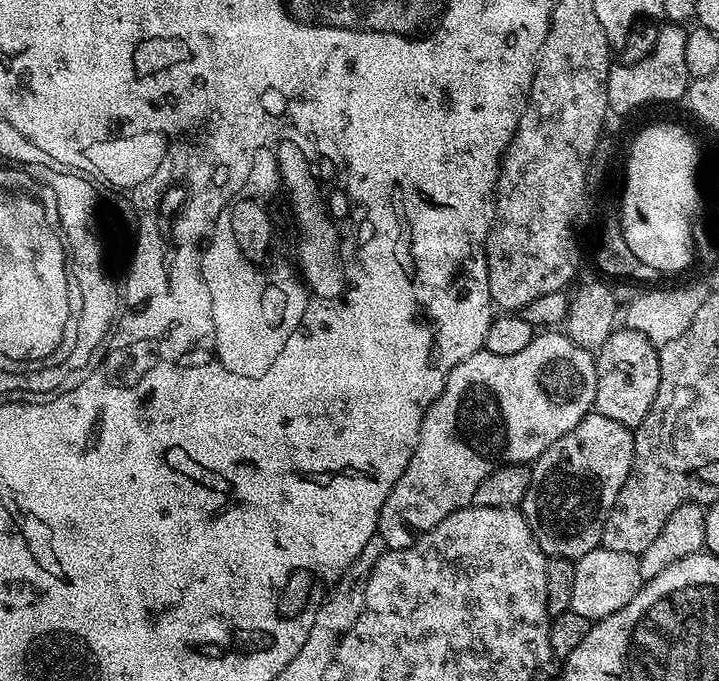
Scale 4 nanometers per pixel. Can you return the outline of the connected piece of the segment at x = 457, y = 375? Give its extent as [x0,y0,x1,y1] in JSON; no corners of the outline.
[376,330,596,550]

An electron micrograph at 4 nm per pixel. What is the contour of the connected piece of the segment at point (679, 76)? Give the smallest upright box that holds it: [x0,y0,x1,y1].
[608,23,690,113]

